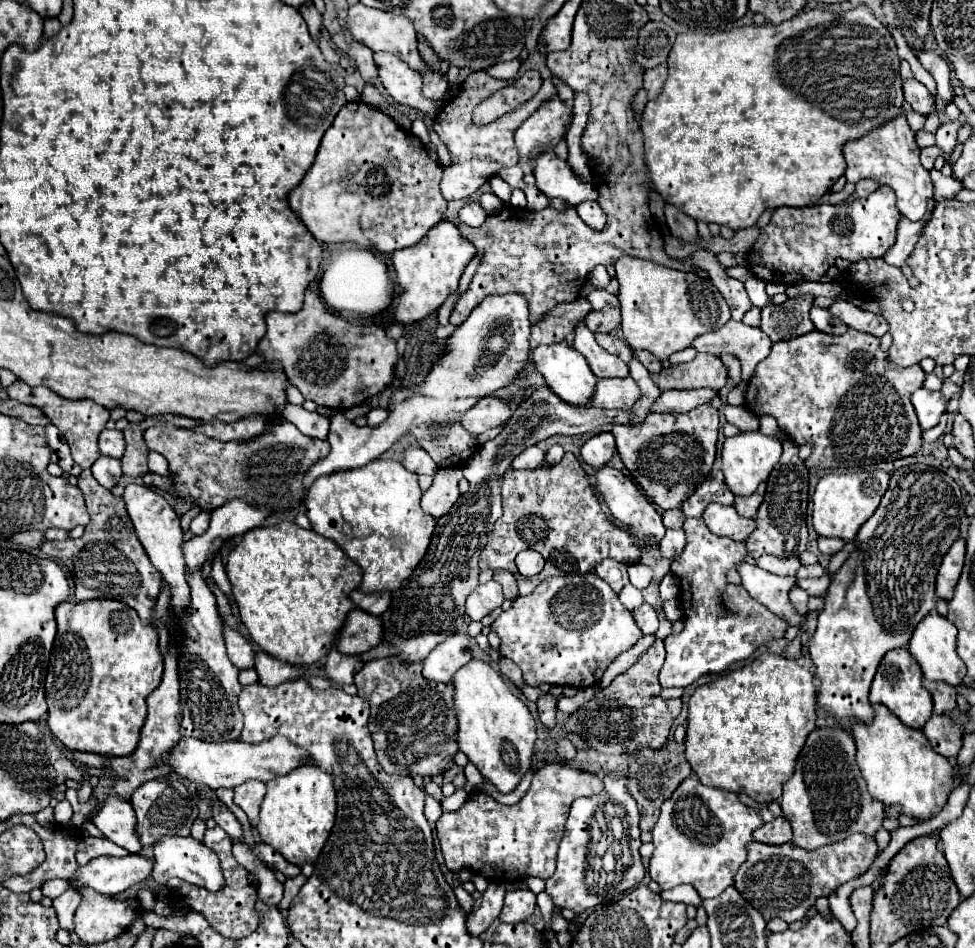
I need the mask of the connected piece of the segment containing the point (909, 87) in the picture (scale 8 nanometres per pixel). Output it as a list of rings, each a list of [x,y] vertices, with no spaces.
[[[905,79],[903,89],[905,89],[905,101],[913,107],[913,111],[917,111],[921,115],[931,113],[933,99],[931,99],[931,95],[923,83],[919,83],[917,79]]]

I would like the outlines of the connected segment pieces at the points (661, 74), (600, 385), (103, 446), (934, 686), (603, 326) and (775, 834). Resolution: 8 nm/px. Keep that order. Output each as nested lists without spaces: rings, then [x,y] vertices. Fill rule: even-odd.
[[[665,63],[663,65],[657,65],[653,69],[645,69],[645,77],[643,77],[645,85],[643,87],[649,93],[649,99],[653,99],[657,95],[657,91],[661,91],[665,79],[667,79],[667,65]]]
[[[631,377],[597,379],[595,395],[593,399],[589,399],[589,405],[601,409],[631,409],[639,395],[639,387]]]
[[[103,429],[99,435],[99,449],[103,455],[111,455],[121,459],[125,451],[125,441],[123,433],[119,429]]]
[[[923,679],[923,685],[929,689],[933,703],[935,703],[935,713],[949,713],[957,707],[957,695],[955,695],[955,687],[947,685],[947,683],[935,683],[935,681],[927,681]]]
[[[607,305],[601,311],[591,311],[585,319],[587,319],[585,325],[591,331],[613,331],[621,323],[619,307],[613,307],[613,305]]]
[[[777,817],[771,823],[765,823],[757,831],[753,831],[753,839],[767,845],[783,845],[791,841],[791,825],[785,817]]]

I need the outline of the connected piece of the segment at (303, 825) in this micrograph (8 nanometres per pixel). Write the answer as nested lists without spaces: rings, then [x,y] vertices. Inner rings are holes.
[[[301,765],[287,775],[267,781],[265,785],[267,793],[263,797],[257,823],[261,841],[277,849],[293,865],[315,863],[335,821],[333,779],[313,765]]]

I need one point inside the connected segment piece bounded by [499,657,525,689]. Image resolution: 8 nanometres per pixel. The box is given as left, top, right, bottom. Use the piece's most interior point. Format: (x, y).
(508, 668)

